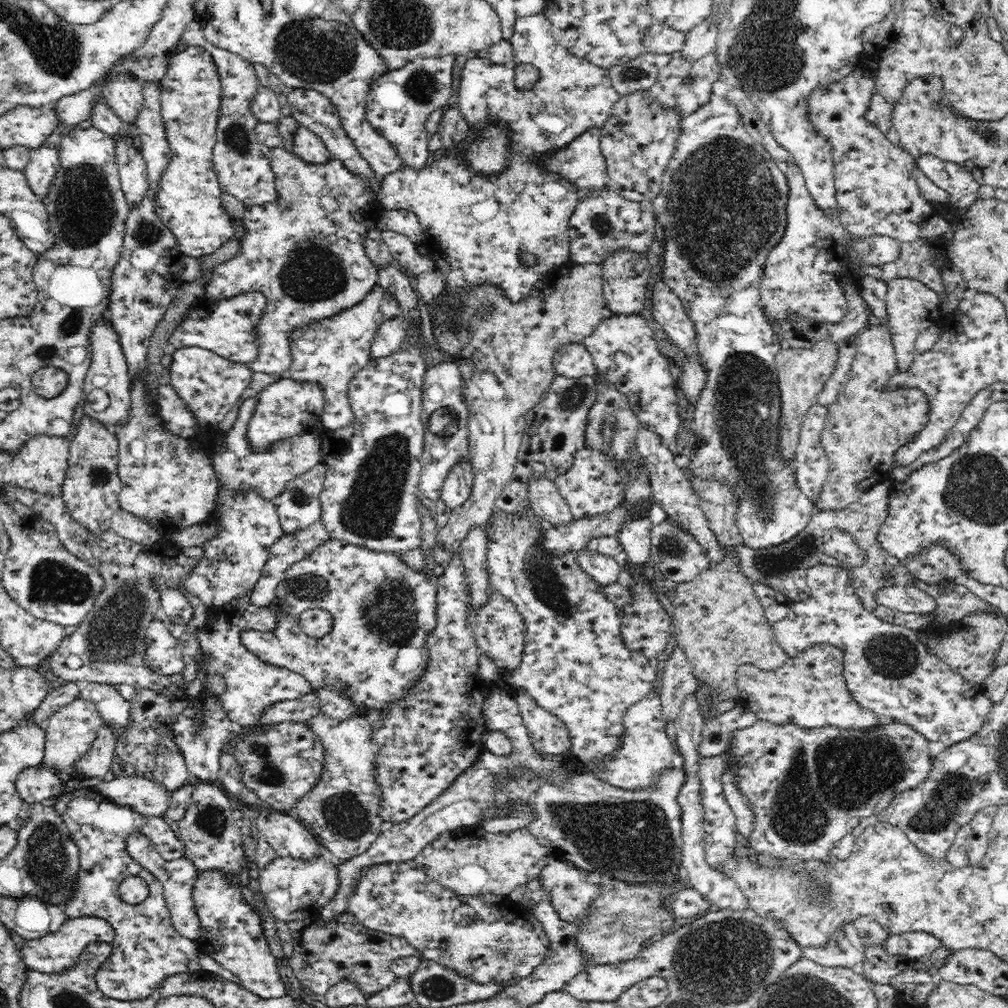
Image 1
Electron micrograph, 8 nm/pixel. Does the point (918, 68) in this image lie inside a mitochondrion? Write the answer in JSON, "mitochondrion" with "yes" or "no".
{"mitochondrion":"no"}

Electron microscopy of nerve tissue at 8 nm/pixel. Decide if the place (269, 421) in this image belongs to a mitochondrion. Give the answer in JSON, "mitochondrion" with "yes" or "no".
{"mitochondrion":"no"}

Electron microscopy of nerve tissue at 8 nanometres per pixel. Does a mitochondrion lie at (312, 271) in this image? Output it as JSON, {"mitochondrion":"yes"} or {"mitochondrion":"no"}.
{"mitochondrion":"yes"}

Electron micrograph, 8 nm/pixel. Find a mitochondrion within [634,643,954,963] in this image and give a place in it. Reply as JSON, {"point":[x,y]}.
{"point":[842,774]}

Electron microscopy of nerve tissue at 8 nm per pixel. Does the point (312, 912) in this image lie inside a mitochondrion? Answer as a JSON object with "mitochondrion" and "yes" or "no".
{"mitochondrion":"no"}

